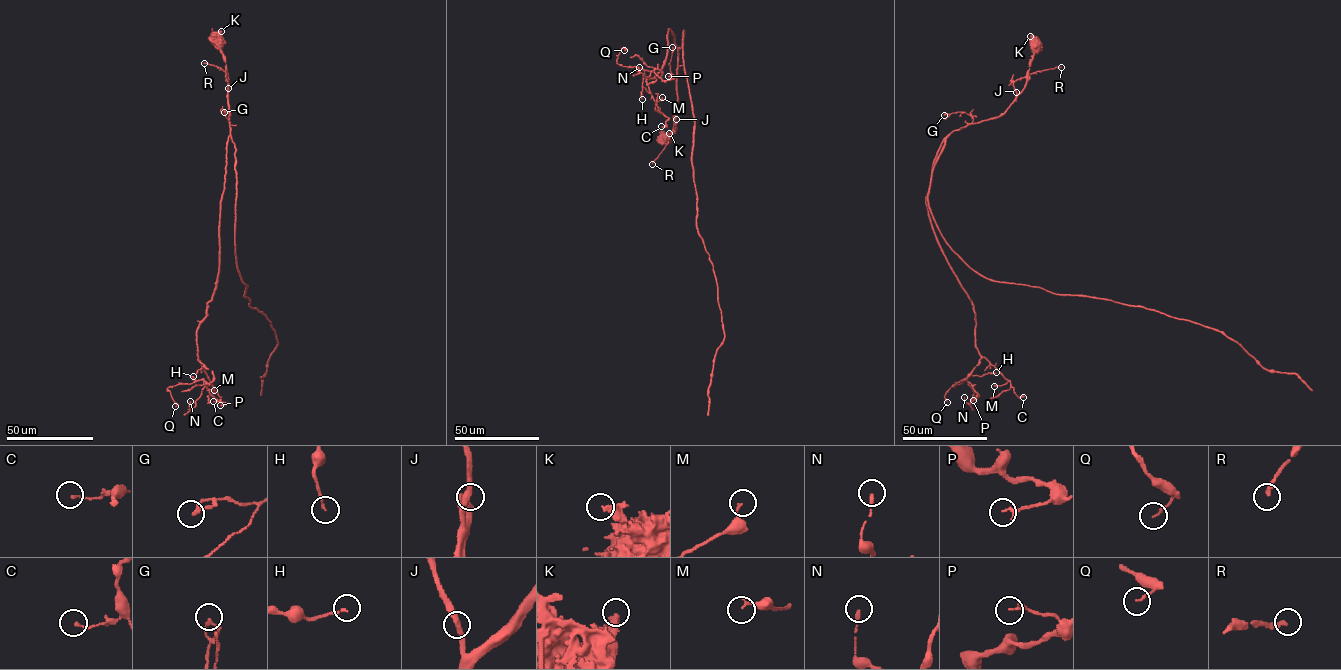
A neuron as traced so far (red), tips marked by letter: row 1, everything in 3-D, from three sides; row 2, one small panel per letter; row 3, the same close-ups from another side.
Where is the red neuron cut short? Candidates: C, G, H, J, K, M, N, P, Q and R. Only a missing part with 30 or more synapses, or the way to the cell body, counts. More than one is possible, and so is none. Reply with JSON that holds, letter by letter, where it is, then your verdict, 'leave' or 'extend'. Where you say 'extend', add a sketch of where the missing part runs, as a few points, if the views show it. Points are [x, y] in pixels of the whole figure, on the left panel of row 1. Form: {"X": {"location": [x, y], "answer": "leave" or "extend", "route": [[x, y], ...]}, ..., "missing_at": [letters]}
{"C": {"location": [213, 401], "answer": "leave"}, "G": {"location": [224, 112], "answer": "leave"}, "H": {"location": [193, 376], "answer": "leave"}, "J": {"location": [228, 88], "answer": "leave"}, "K": {"location": [221, 31], "answer": "leave"}, "M": {"location": [214, 390], "answer": "leave"}, "N": {"location": [190, 401], "answer": "leave"}, "P": {"location": [220, 405], "answer": "leave"}, "Q": {"location": [175, 406], "answer": "leave"}, "R": {"location": [204, 63], "answer": "extend", "route": [[204, 63], [175, 64], [161, 71], [153, 71], [134, 49], [144, 36]]}, "missing_at": ["R"]}

